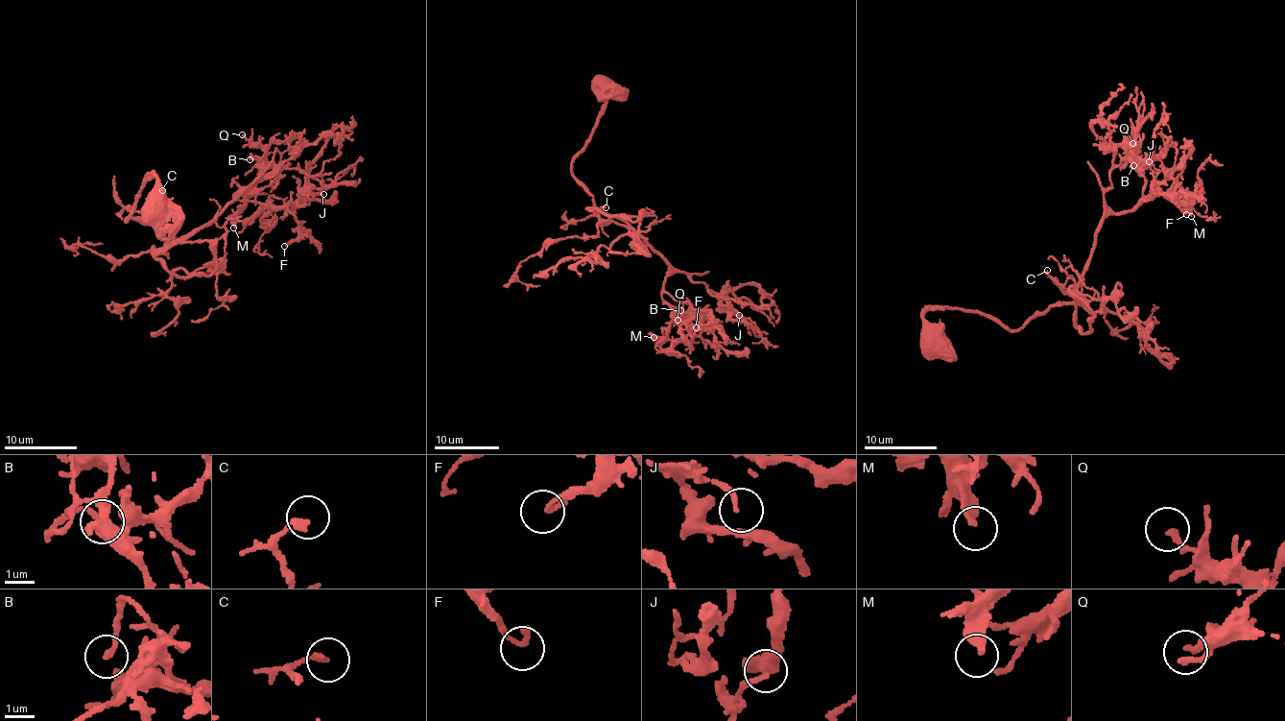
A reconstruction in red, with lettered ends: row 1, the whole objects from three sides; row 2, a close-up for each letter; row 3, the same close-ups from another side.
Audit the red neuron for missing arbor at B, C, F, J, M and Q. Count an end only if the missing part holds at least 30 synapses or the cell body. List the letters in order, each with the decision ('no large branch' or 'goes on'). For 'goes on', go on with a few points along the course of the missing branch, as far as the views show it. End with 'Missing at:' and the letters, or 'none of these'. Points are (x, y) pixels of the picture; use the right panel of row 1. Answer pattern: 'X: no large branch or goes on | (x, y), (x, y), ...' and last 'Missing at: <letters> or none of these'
B: no large branch
C: no large branch
F: no large branch
J: no large branch
M: no large branch
Q: no large branch
Missing at: none of these

